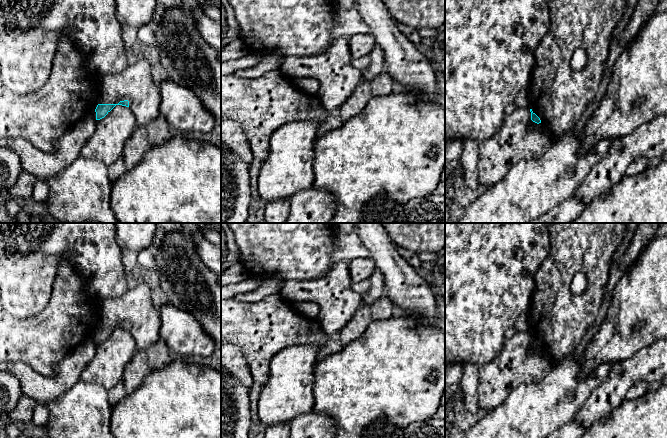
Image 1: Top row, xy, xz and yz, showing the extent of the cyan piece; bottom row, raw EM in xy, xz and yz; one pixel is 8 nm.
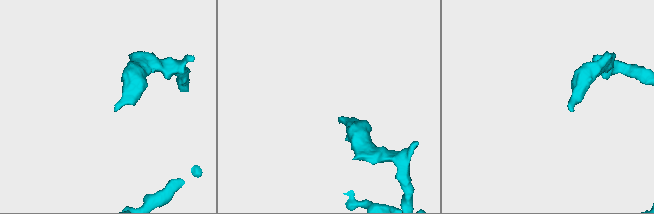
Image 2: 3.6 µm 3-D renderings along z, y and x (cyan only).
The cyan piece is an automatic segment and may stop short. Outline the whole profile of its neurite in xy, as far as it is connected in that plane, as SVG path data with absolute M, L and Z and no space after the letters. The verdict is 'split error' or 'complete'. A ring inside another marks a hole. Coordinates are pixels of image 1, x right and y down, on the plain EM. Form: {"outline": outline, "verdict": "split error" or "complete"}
{"outline": "M128 324L120 325L118 328L98 328L95 333L96 344L104 342L116 329L129 331L129 325Z", "verdict": "complete"}

